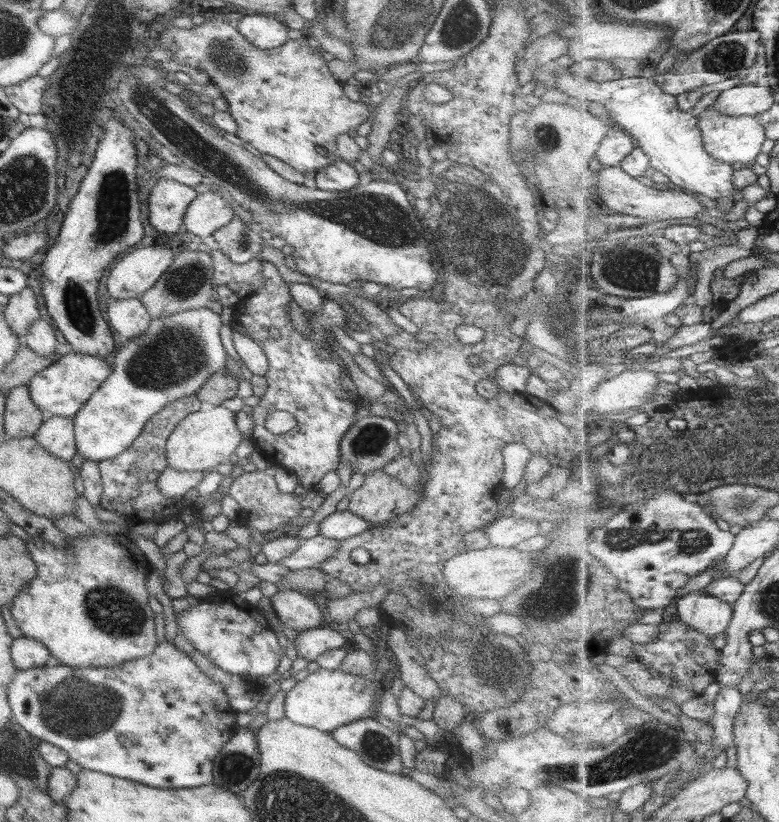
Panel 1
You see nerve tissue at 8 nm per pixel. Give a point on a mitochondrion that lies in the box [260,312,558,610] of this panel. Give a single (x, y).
(368, 441)

